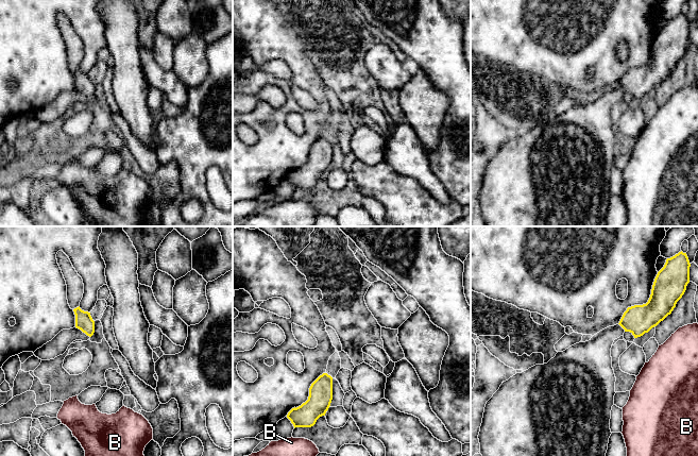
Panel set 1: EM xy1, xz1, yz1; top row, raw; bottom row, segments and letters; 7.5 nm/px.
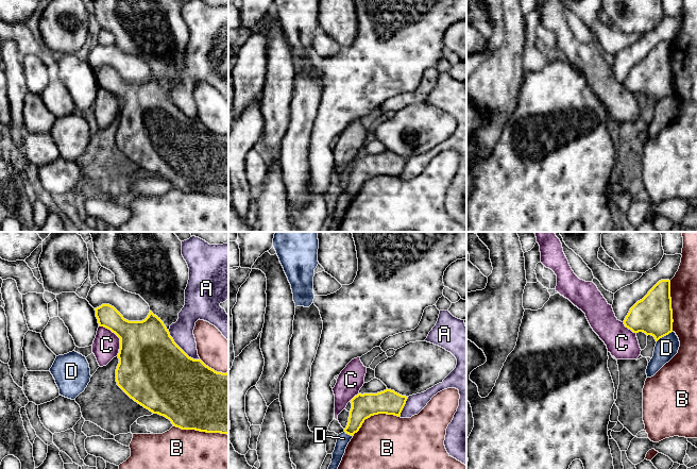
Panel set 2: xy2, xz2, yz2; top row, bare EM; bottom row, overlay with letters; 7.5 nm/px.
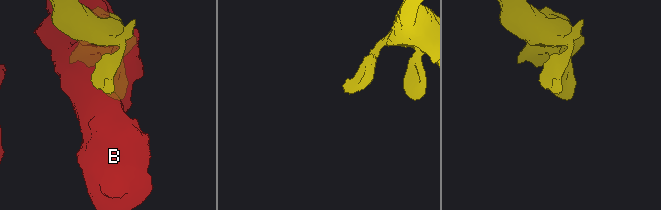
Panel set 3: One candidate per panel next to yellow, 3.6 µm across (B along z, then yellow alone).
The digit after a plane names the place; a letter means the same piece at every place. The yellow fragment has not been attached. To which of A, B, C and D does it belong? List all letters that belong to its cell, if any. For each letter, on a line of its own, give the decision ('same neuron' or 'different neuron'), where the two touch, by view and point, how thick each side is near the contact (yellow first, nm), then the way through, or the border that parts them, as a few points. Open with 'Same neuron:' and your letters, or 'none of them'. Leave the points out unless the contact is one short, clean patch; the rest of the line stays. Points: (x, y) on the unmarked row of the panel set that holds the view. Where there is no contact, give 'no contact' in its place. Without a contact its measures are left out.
Same neuron: none of them
A: different neuron; contact xy2 (181, 111); calibres 500 and 170 nm
B: different neuron; contact xy2 (201, 193); calibres 480 and 500 nm
C: different neuron; contact xy2 (118, 98); calibres 420 and 200 nm; border xy2 (99, 86), (109, 90), (119, 100), (118, 117)
D: different neuron; contact yz2 (664, 97); calibres 300 and 170 nm; border yz2 (672, 93), (657, 103)

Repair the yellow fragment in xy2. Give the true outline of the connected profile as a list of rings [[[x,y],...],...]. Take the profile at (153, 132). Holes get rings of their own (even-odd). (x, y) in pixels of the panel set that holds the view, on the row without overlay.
[[[112,67],[95,70],[100,88],[110,91],[120,100],[119,125],[116,131],[117,147],[135,164],[153,175],[166,179],[182,191],[228,197],[228,134],[217,134],[201,121],[189,119],[170,98],[164,84],[151,72],[142,83],[129,83]]]

